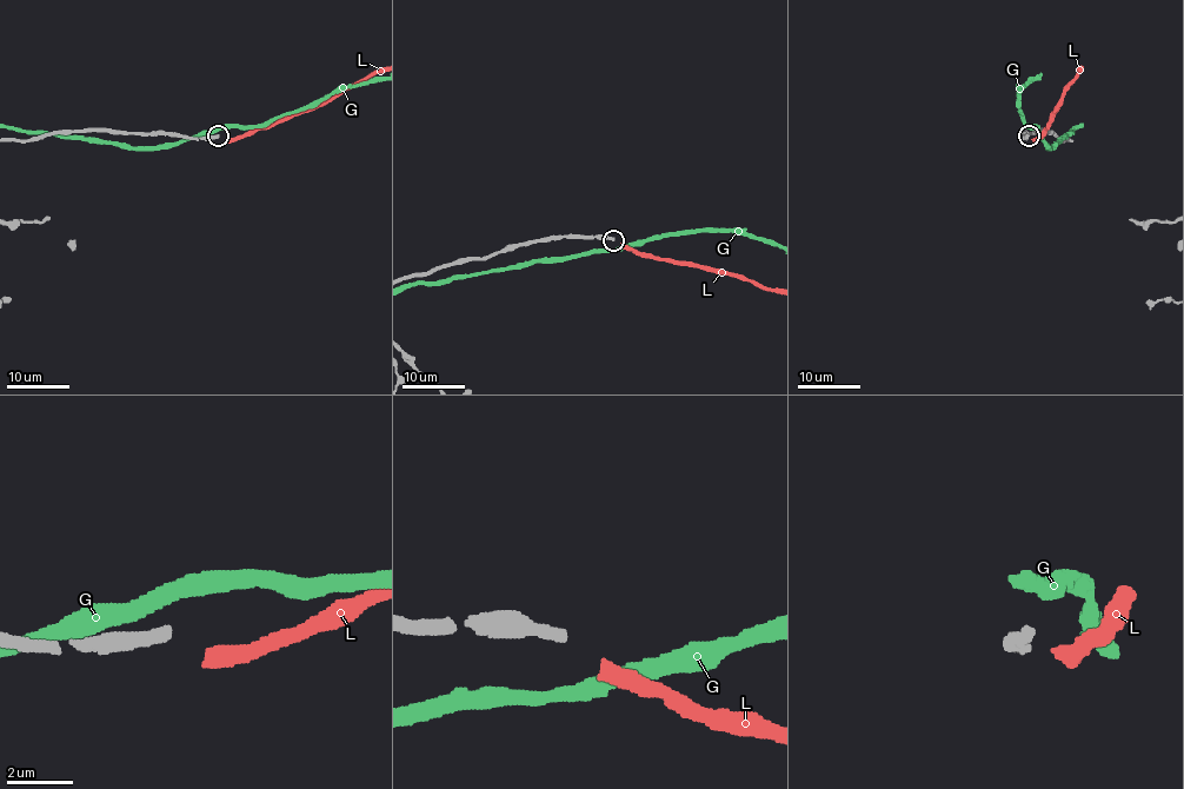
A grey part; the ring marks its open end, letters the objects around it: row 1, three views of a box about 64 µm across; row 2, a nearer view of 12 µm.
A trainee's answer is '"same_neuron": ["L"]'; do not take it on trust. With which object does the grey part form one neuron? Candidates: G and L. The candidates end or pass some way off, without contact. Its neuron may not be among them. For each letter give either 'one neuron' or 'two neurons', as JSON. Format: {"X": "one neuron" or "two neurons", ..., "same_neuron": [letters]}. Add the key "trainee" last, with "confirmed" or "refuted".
{"G": "two neurons", "L": "two neurons", "same_neuron": [], "trainee": "refuted"}

